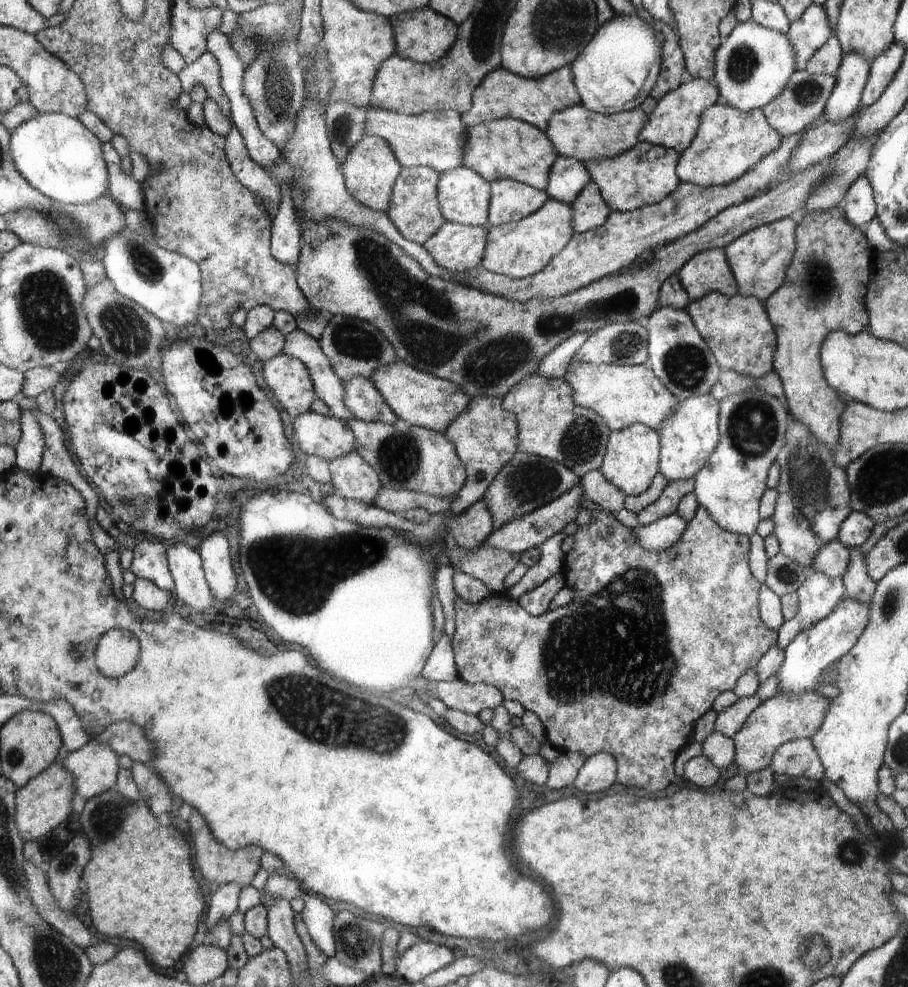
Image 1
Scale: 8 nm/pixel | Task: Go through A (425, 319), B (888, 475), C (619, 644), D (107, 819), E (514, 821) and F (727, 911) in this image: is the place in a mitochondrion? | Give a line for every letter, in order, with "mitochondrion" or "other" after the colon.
A: mitochondrion
B: mitochondrion
C: mitochondrion
D: mitochondrion
E: other
F: other

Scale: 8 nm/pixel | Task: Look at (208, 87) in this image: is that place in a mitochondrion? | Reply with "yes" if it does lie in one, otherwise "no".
no

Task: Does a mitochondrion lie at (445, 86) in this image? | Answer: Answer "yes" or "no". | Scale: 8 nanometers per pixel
no

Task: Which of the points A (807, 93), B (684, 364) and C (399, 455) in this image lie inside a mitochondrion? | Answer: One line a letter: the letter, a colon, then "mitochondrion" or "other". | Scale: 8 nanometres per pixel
A: mitochondrion
B: mitochondrion
C: mitochondrion

